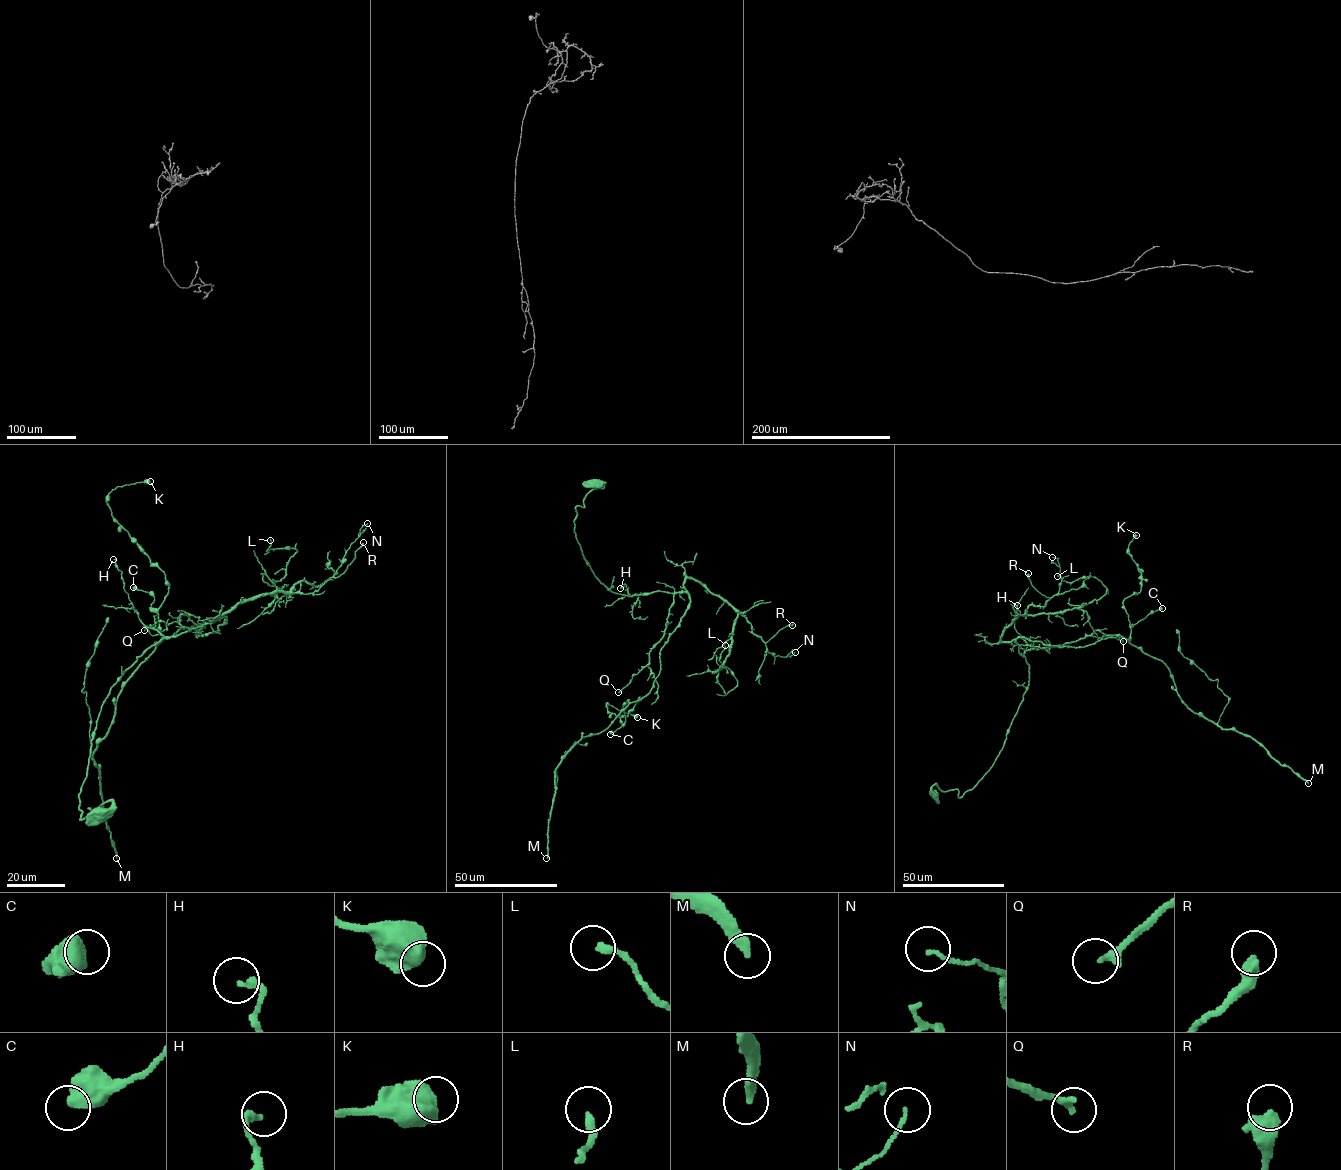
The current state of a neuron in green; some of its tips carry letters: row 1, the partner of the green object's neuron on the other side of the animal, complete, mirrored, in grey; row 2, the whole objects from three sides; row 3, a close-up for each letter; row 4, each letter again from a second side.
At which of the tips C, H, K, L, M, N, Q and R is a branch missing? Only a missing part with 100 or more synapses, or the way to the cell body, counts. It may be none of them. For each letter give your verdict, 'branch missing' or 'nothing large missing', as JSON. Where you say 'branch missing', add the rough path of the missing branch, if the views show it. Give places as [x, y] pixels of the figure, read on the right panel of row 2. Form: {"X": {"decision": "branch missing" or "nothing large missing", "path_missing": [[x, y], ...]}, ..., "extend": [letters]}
{"C": {"decision": "nothing large missing"}, "H": {"decision": "nothing large missing"}, "K": {"decision": "nothing large missing"}, "L": {"decision": "nothing large missing"}, "M": {"decision": "branch missing"}, "N": {"decision": "nothing large missing"}, "Q": {"decision": "nothing large missing"}, "R": {"decision": "nothing large missing"}, "extend": ["M"]}

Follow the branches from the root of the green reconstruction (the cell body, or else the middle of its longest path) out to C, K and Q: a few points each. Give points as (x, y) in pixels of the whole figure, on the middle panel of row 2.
C: (594, 484), (574, 520), (594, 575), (618, 594), (690, 600), (653, 687), (627, 700), (610, 734)
K: (594, 484), (574, 520), (594, 575), (690, 600), (651, 690), (627, 716), (606, 704), (637, 717)
Q: (594, 484), (603, 485), (576, 506), (574, 520), (594, 575), (618, 594), (673, 594), (649, 662), (618, 692)

